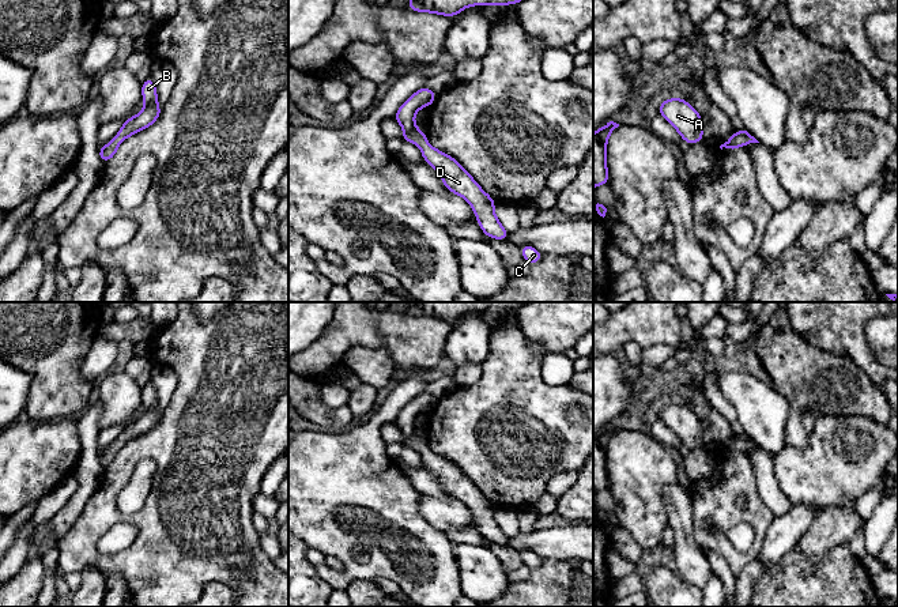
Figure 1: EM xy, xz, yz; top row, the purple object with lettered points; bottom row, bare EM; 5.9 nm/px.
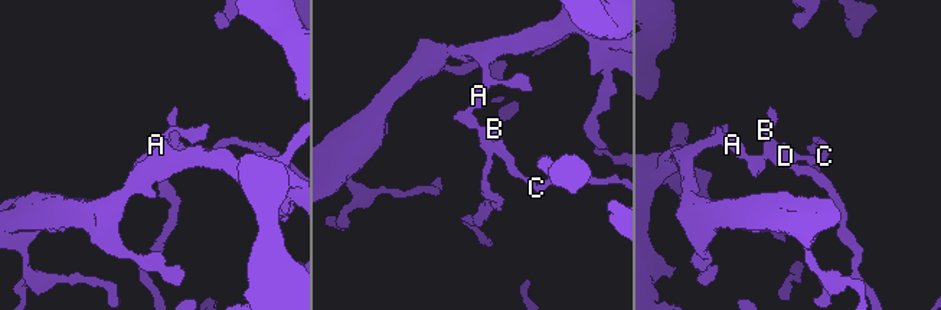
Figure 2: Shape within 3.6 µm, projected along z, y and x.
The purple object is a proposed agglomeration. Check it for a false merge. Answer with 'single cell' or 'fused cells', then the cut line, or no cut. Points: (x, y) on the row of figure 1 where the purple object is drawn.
single cell; cut none

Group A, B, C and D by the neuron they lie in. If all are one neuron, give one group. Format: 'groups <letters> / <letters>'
groups A B C D

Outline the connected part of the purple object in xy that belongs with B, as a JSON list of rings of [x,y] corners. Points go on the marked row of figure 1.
[[[151,76],[142,83],[142,97],[146,103],[143,112],[129,117],[118,129],[117,135],[105,147],[98,148],[98,157],[103,163],[116,155],[117,148],[127,137],[148,128],[161,116],[162,109],[158,106],[156,86]]]

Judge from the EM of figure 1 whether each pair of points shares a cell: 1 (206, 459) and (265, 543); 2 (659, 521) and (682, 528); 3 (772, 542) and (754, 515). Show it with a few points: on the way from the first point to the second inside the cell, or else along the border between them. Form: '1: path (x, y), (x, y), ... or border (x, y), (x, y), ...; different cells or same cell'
1: border (259, 536), (259, 545), (274, 561); different cells
2: border (663, 491), (663, 505), (668, 523); different cells
3: border (774, 517), (757, 557); different cells

